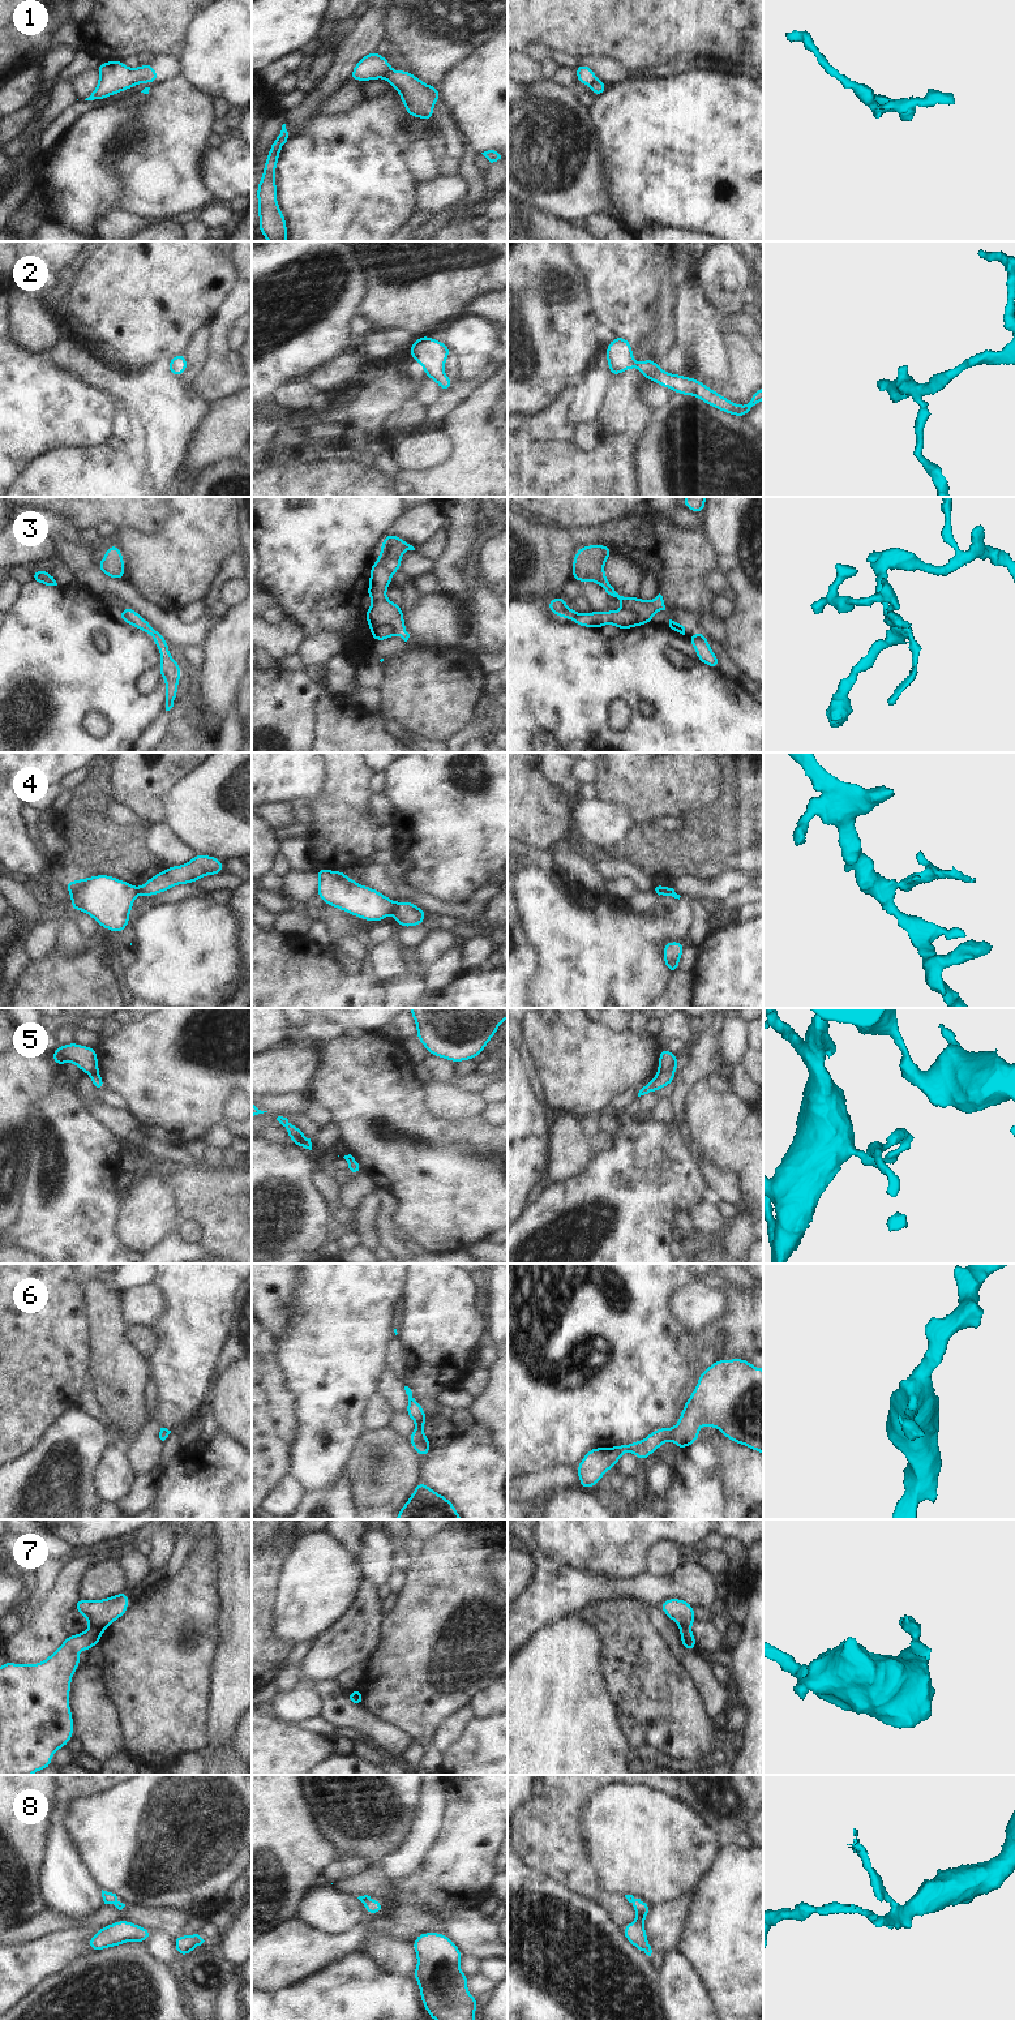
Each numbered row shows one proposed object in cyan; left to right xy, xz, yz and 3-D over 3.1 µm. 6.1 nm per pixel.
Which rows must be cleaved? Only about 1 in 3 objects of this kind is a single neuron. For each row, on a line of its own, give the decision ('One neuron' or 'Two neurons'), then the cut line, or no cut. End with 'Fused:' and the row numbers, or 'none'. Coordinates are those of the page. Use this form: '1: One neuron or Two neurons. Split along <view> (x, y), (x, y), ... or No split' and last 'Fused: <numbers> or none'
1: Two neurons. Split along xz (390, 68), (382, 76)
2: One neuron. No split
3: Two neurons. Split along xz (377, 561), (390, 573)
4: Two neurons. Split along xz (394, 903), (392, 909)
5: Two neurons. Split along yz (672, 1072), (659, 1073)
6: One neuron. No split
7: Two neurons. Split along xy (91, 1626), (102, 1632)
8: One neuron. No split
Fused: 1, 3, 4, 5, 7

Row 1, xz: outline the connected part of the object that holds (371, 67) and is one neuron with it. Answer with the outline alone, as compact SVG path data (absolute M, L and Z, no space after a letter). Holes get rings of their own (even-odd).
M376 51L361 57L348 80L355 81L372 81L384 77L384 74L391 69L391 64L384 57L384 55L378 55Z

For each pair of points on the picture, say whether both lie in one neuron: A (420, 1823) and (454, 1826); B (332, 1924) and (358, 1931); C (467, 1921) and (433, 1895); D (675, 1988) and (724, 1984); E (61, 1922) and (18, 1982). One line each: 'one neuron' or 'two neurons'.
A: two neurons
B: two neurons
C: two neurons
D: two neurons
E: two neurons

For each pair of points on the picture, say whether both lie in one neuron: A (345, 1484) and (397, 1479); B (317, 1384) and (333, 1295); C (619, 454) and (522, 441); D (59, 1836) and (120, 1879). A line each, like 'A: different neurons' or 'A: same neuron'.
A: different neurons
B: same neuron
C: same neuron
D: different neurons

